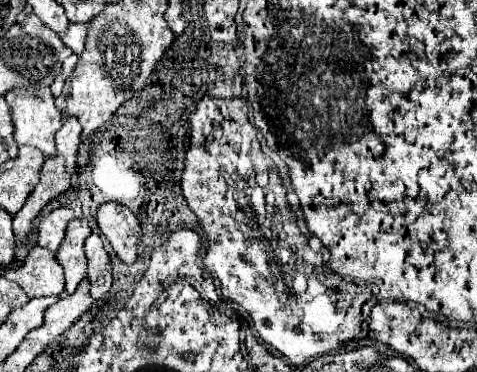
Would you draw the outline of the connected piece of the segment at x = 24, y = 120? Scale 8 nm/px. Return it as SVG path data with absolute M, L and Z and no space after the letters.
M12 89L6 95L6 103L12 111L12 125L14 125L14 141L18 143L18 147L30 145L40 149L46 157L56 155L56 147L54 147L54 135L56 131L62 127L62 115L54 105L54 95L50 93L50 89Z

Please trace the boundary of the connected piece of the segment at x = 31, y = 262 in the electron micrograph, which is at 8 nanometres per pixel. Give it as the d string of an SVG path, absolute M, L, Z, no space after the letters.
M34 247L24 265L16 271L6 269L4 275L10 281L16 281L30 297L48 297L60 295L64 291L64 271L56 261L56 255L44 247Z

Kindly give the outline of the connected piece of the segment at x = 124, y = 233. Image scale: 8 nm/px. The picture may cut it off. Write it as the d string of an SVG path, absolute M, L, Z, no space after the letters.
M104 203L98 209L98 227L108 237L112 249L124 263L138 259L138 245L142 241L142 227L138 217L120 203Z

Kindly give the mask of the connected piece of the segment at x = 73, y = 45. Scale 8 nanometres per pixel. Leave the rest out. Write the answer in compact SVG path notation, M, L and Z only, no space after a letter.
M76 23L76 25L70 25L68 33L60 35L60 39L64 41L64 45L70 47L76 55L80 55L84 51L84 41L86 41L86 25Z

